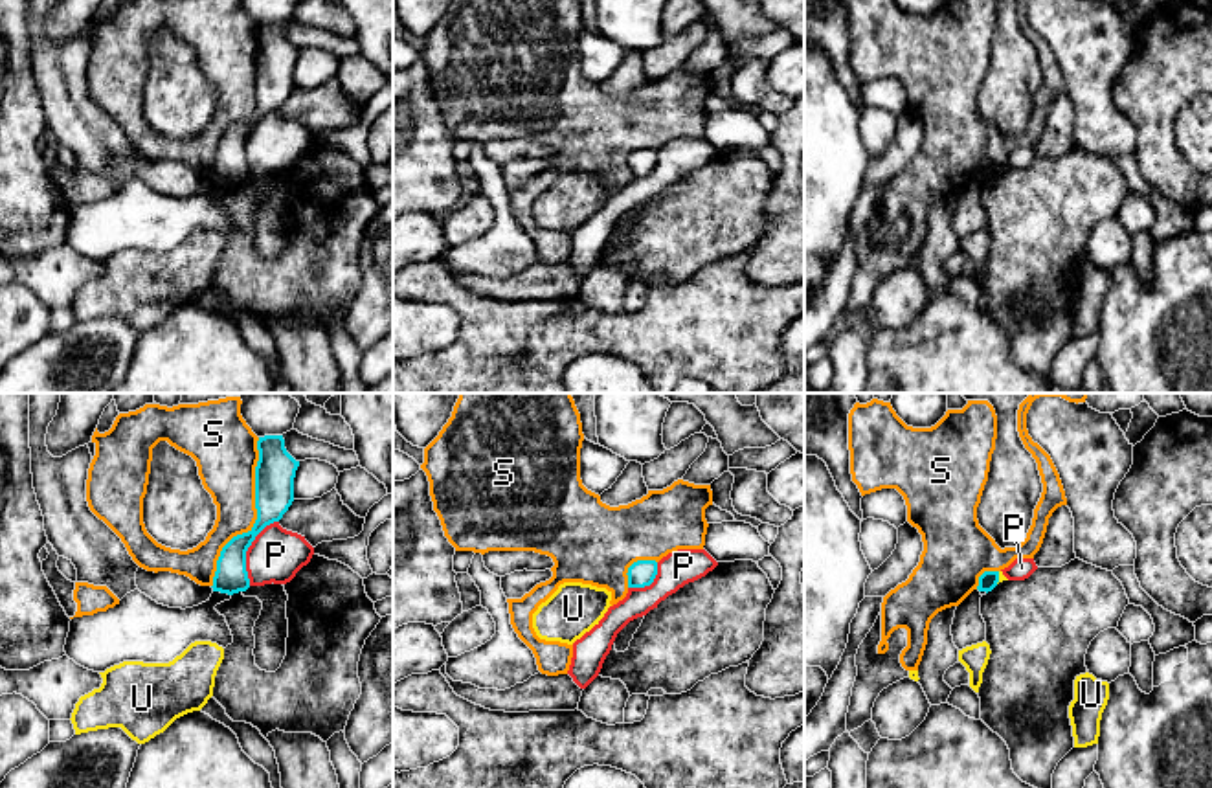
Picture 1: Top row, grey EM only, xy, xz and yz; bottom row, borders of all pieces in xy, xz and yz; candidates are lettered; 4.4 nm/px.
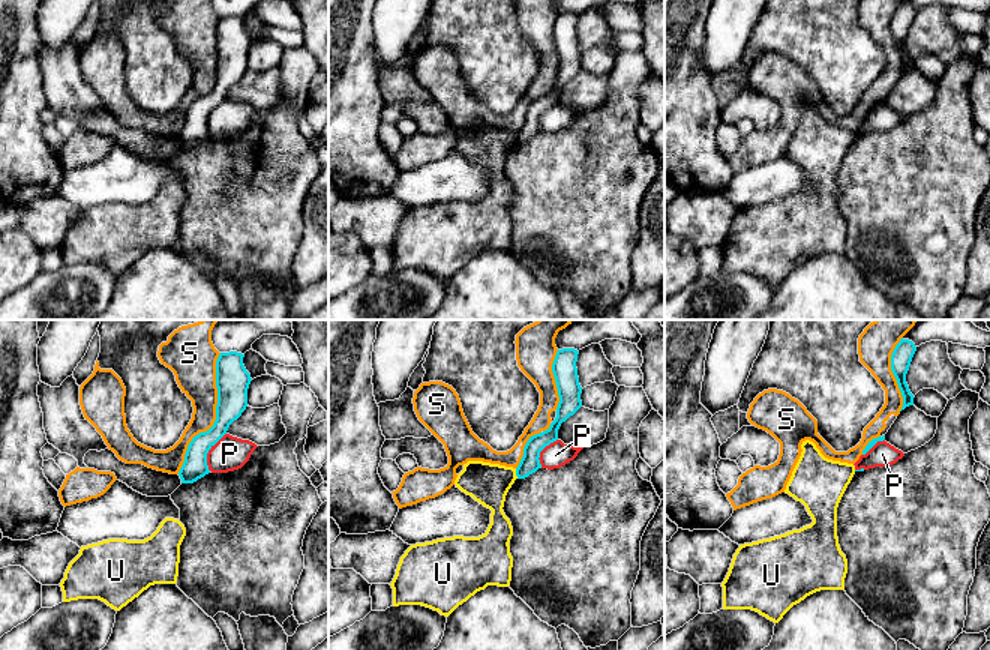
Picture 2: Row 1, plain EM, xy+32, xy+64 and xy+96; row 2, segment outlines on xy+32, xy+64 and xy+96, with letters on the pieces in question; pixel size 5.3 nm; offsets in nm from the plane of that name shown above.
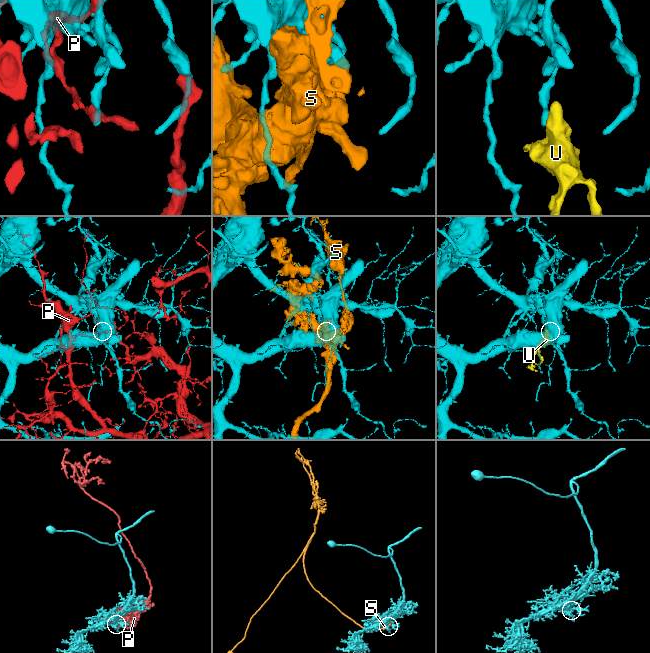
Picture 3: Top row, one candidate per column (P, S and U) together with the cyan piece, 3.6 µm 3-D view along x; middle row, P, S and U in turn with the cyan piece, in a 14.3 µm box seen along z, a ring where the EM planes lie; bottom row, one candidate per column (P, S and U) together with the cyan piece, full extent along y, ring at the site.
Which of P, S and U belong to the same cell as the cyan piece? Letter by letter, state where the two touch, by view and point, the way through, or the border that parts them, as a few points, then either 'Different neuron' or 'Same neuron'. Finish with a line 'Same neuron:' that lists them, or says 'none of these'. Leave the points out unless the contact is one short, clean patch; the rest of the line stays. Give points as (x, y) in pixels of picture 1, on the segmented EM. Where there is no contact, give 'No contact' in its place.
P: Touches cyan at xy (246, 550). Different neuron
S: Touches cyan at xy (258, 517). Different neuron
U: Touches cyan at yz (998, 577). Boundary: yz (999, 572), (996, 583). Different neuron
Same neuron: none of these

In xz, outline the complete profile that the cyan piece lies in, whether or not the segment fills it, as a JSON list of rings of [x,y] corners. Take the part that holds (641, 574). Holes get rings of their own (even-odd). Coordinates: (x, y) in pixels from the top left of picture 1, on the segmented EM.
[[[637,560],[628,568],[628,588],[650,586],[657,575],[656,560]]]

